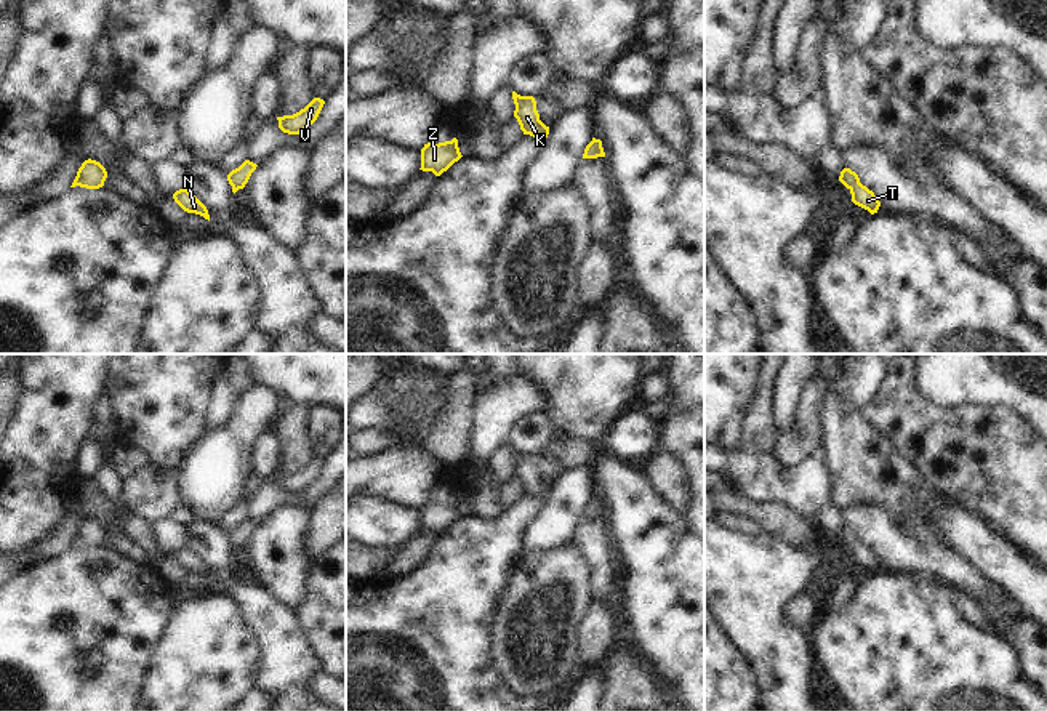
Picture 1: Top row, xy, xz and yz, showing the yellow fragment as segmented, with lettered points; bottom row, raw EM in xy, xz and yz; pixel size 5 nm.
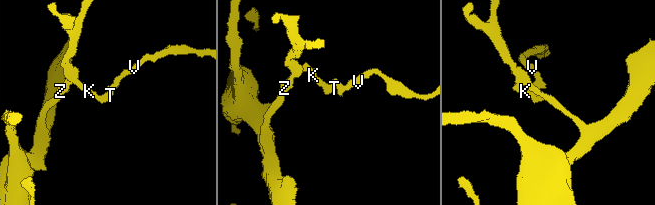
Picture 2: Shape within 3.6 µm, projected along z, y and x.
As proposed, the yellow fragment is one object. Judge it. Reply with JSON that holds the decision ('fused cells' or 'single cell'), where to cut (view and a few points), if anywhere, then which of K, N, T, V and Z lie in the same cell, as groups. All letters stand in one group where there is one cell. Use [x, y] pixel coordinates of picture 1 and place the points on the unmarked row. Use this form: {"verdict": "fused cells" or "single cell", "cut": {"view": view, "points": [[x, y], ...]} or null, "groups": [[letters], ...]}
{"verdict": "single cell", "cut": null, "groups": [["K", "N", "T", "V", "Z"]]}

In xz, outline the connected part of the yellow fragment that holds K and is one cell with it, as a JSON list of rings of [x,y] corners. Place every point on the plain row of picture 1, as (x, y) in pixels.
[[[512,450],[512,458],[515,463],[514,476],[517,477],[524,493],[530,493],[530,495],[540,498],[541,501],[544,501],[549,493],[549,485],[546,485],[540,479],[535,456],[520,455],[515,450]]]

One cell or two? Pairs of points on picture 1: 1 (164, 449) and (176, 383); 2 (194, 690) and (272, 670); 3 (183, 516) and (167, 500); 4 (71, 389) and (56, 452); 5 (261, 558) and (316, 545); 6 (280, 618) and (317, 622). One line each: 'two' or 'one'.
1: one
2: two
3: two
4: one
5: two
6: two

